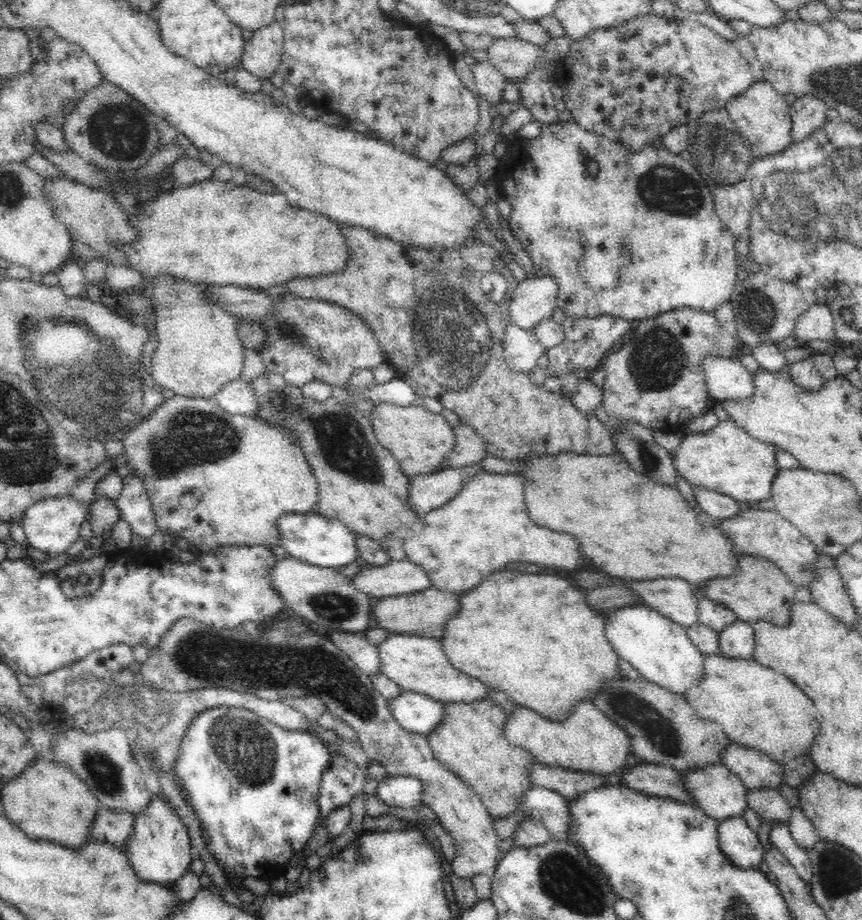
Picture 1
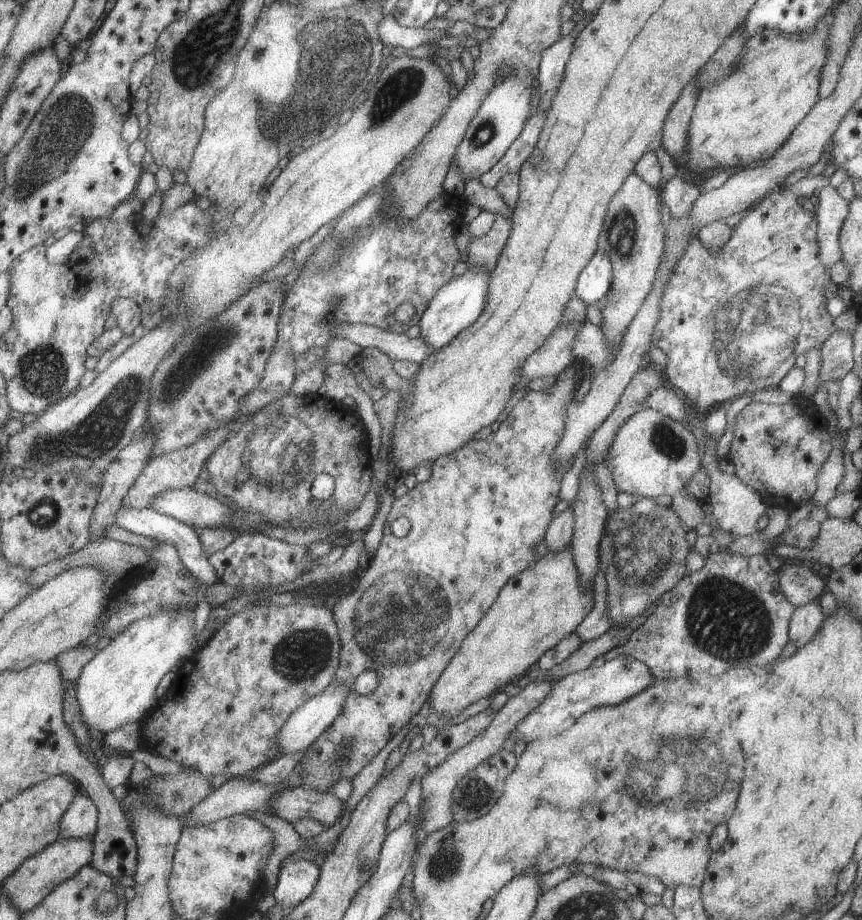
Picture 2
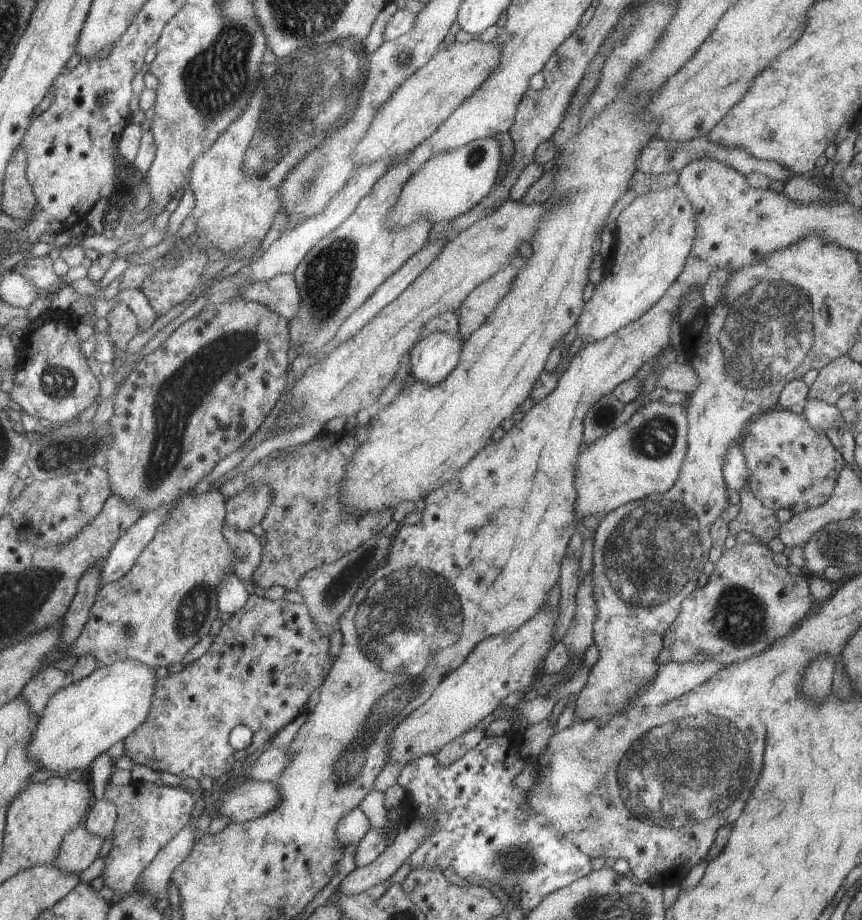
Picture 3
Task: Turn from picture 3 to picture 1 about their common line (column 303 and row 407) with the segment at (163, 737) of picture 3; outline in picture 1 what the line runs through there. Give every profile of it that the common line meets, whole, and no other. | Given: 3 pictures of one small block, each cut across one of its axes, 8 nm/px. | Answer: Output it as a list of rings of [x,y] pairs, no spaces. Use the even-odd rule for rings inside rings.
[[[676,309],[638,322],[630,341],[619,350],[610,349],[603,359],[601,367],[605,372],[603,380],[603,407],[609,419],[619,428],[626,424],[639,425],[654,431],[665,431],[666,434],[686,435],[686,426],[702,414],[710,414],[715,402],[706,384],[704,369],[705,358],[734,358],[742,354],[738,346],[739,337],[733,332],[723,332],[712,312],[694,309]]]

